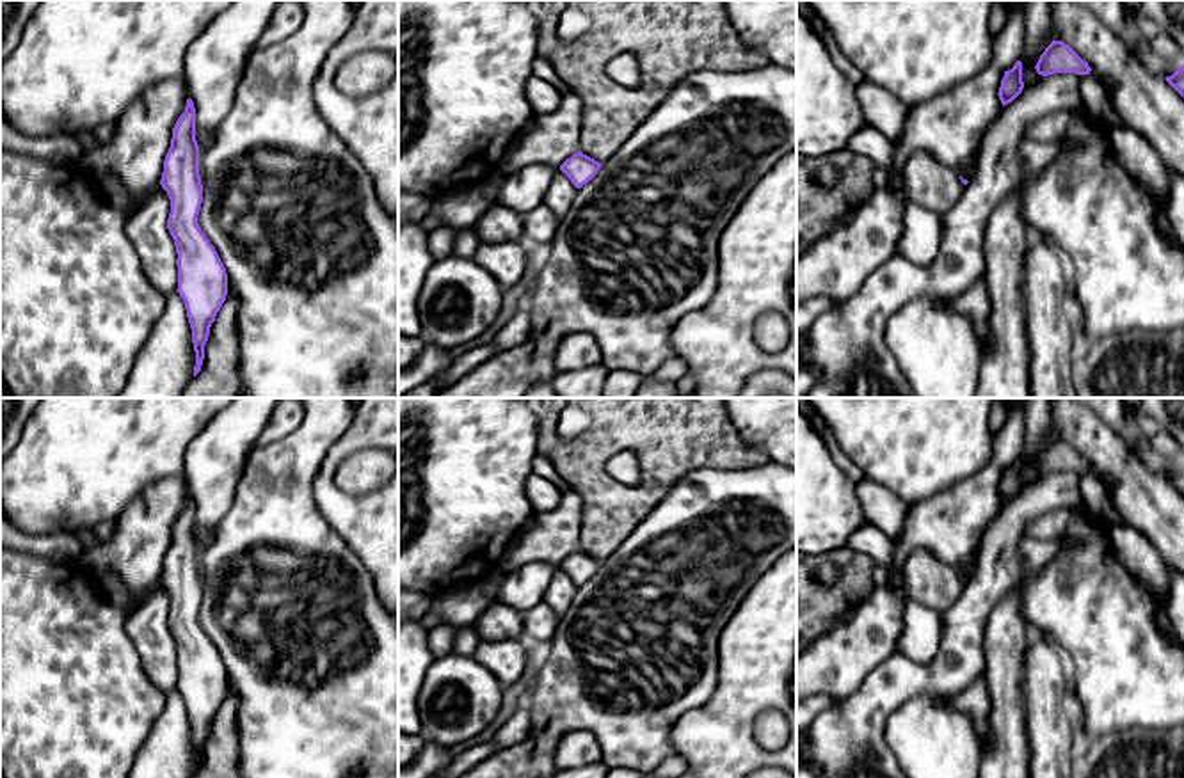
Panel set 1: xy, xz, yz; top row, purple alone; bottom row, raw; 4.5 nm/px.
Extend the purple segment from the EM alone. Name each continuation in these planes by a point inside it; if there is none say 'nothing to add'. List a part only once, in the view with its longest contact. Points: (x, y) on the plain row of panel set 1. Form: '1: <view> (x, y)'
nothing to add

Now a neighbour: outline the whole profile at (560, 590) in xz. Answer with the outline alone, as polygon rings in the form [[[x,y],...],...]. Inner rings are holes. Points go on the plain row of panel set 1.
[[[556,567],[548,584],[544,602],[548,602],[558,616],[562,616],[569,609],[576,591],[578,586],[560,567]]]

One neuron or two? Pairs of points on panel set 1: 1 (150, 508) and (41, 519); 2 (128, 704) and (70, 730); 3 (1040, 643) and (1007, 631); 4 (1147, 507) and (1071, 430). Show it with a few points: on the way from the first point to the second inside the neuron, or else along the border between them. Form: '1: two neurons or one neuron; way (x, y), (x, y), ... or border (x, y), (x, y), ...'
1: two neurons; border (152, 484), (114, 521)
2: one neuron; way (114, 704), (95, 706), (84, 716)
3: two neurons; border (1032, 636), (1024, 654), (1023, 681)
4: one neuron; way (1133, 485), (1092, 444)

